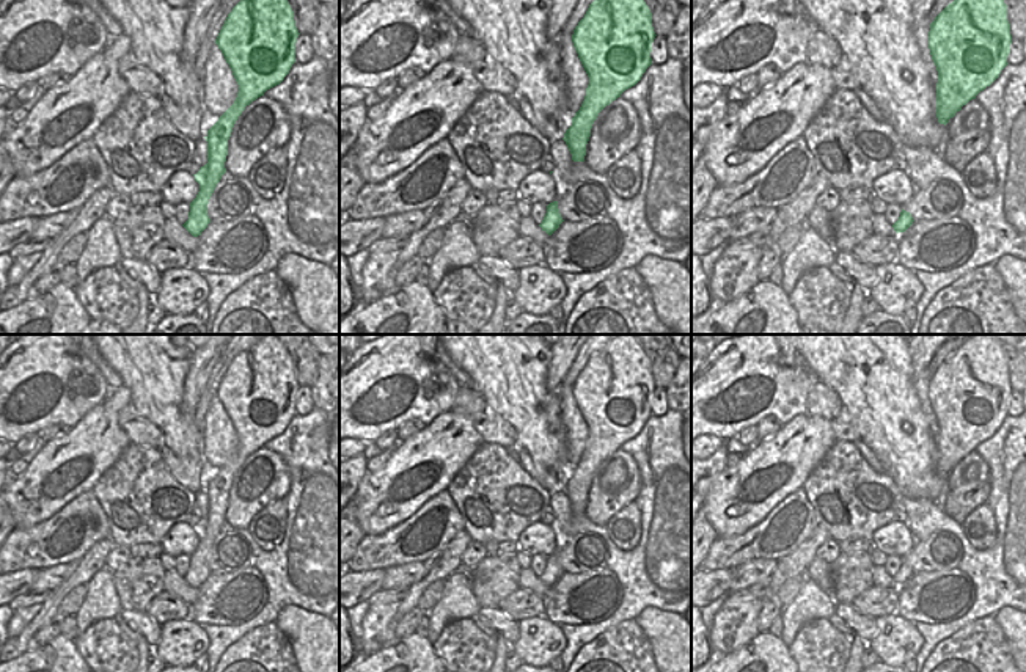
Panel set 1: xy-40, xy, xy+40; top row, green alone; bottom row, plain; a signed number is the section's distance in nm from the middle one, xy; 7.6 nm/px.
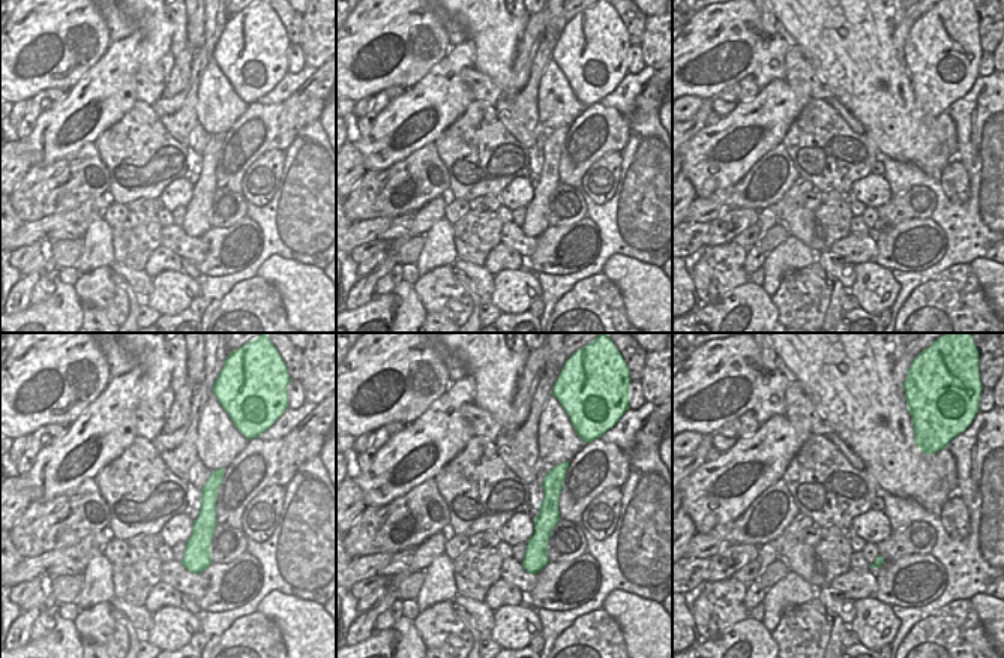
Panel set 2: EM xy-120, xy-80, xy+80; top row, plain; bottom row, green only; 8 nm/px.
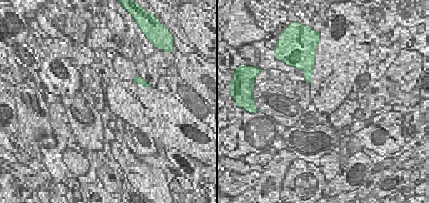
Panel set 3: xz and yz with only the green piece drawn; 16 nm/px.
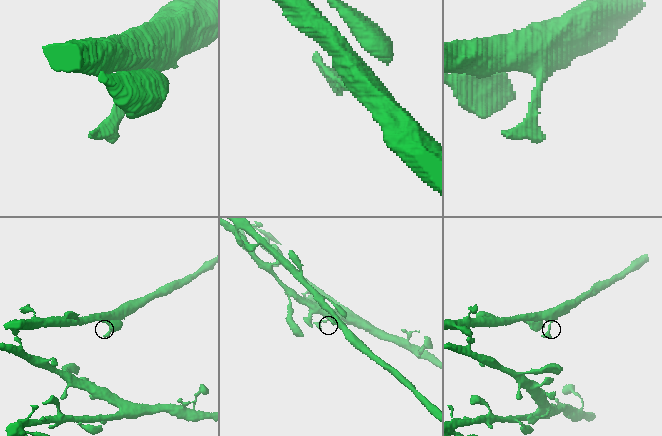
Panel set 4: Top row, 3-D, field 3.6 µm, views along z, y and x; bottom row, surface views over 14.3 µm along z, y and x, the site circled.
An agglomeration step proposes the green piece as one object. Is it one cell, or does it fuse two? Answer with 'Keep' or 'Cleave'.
Keep.

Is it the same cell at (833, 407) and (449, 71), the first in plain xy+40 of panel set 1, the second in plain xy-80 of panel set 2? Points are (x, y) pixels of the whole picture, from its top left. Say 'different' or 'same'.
different

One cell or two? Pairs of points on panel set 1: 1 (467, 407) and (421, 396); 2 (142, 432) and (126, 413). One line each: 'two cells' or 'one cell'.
1: two cells
2: one cell

